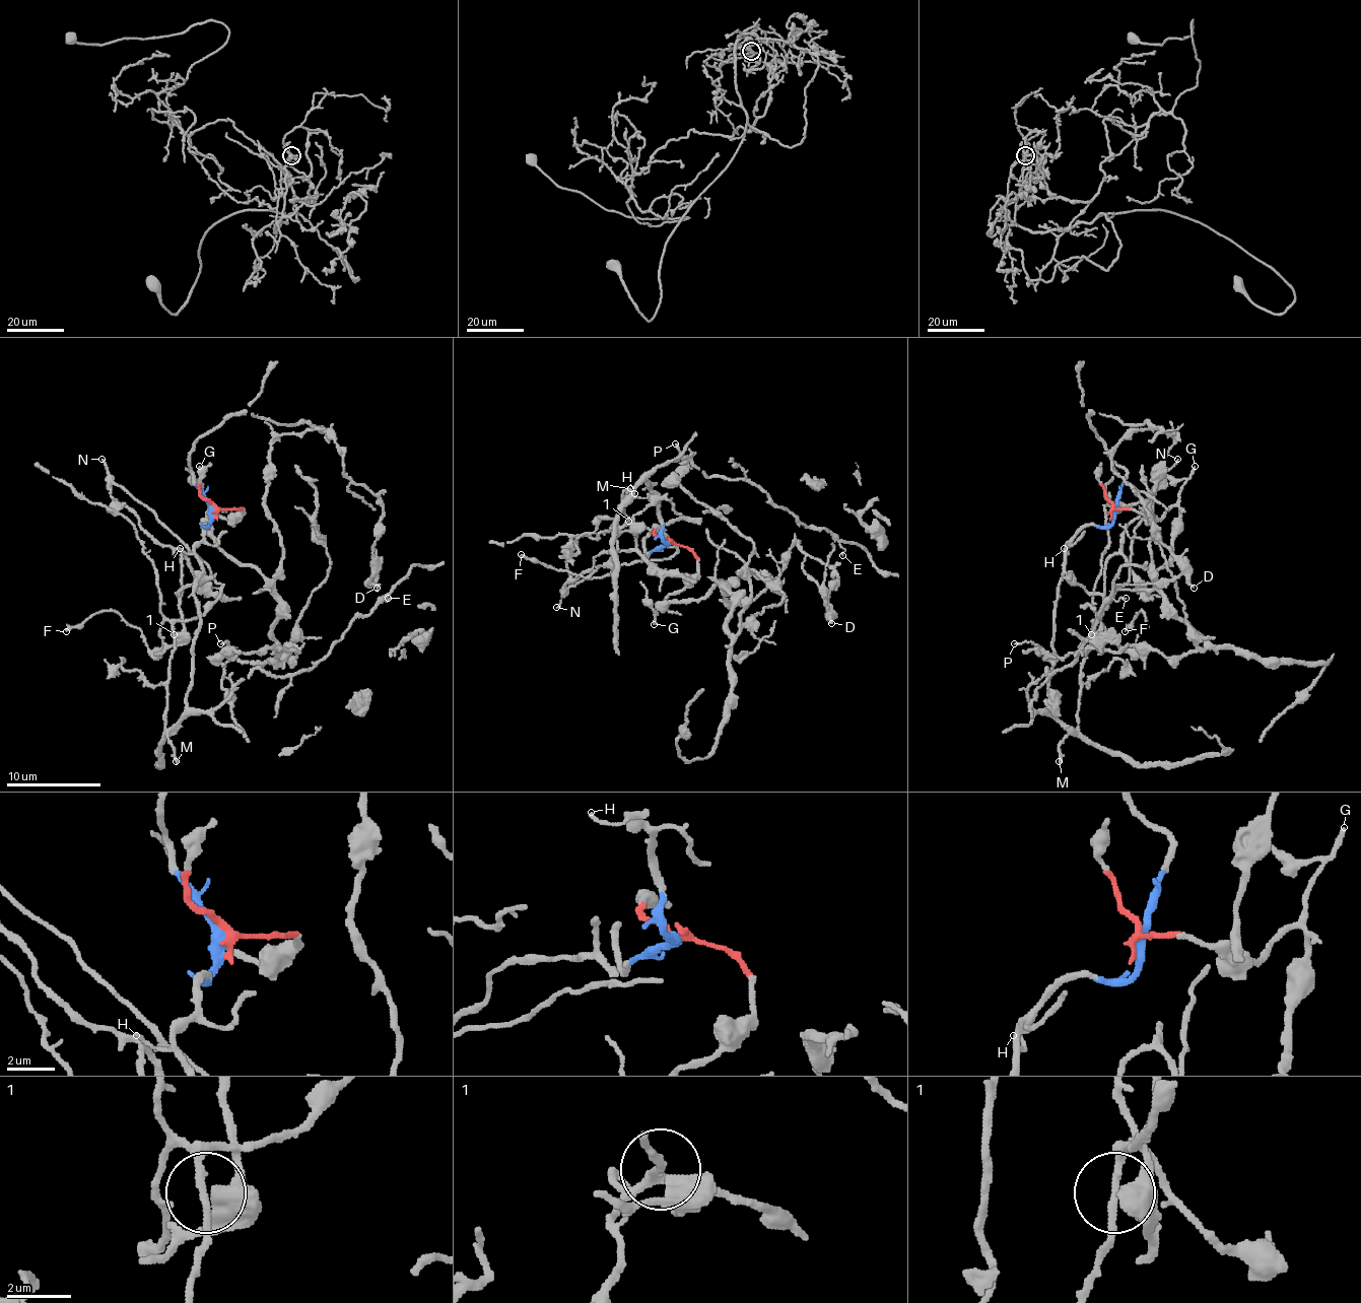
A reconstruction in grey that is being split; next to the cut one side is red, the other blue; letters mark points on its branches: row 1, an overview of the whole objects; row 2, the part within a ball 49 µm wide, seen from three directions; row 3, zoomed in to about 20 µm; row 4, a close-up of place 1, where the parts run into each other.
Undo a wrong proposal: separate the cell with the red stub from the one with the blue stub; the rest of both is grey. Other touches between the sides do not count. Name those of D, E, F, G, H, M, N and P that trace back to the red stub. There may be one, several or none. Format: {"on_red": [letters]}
{"on_red": ["D", "G", "P"]}

